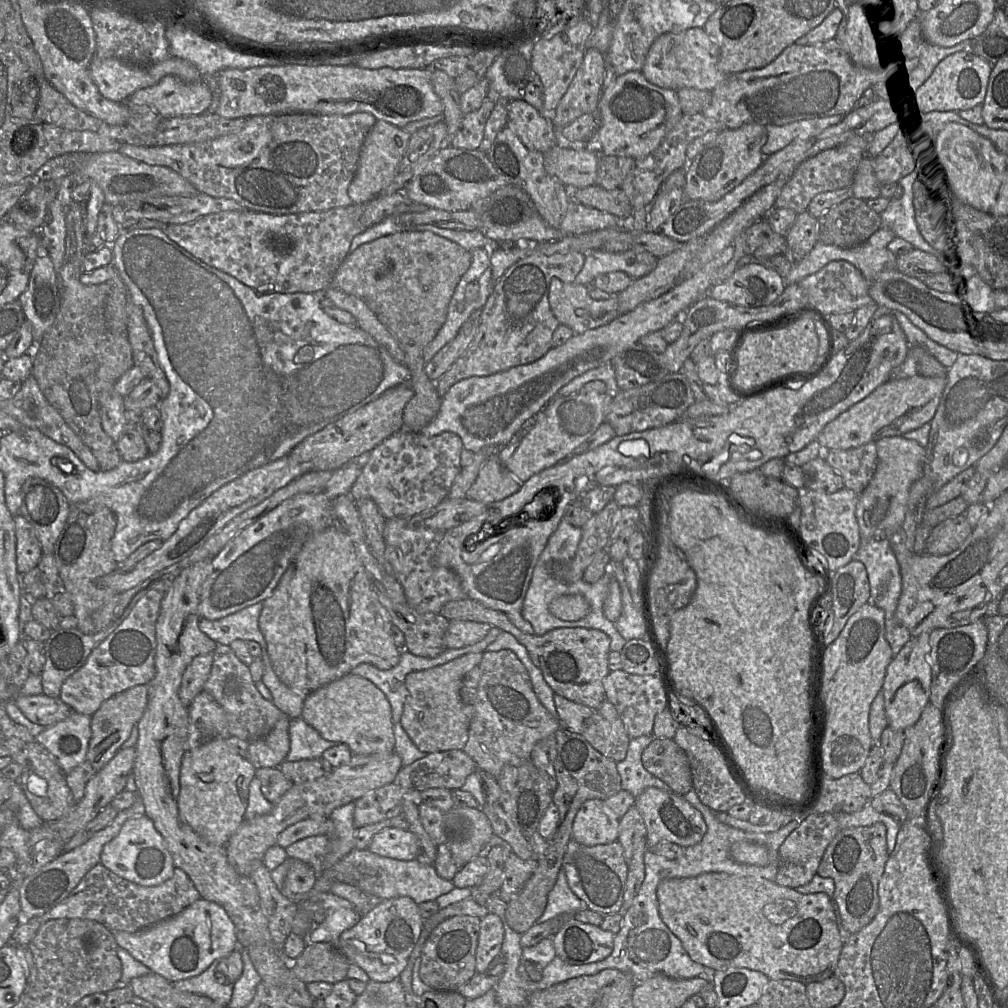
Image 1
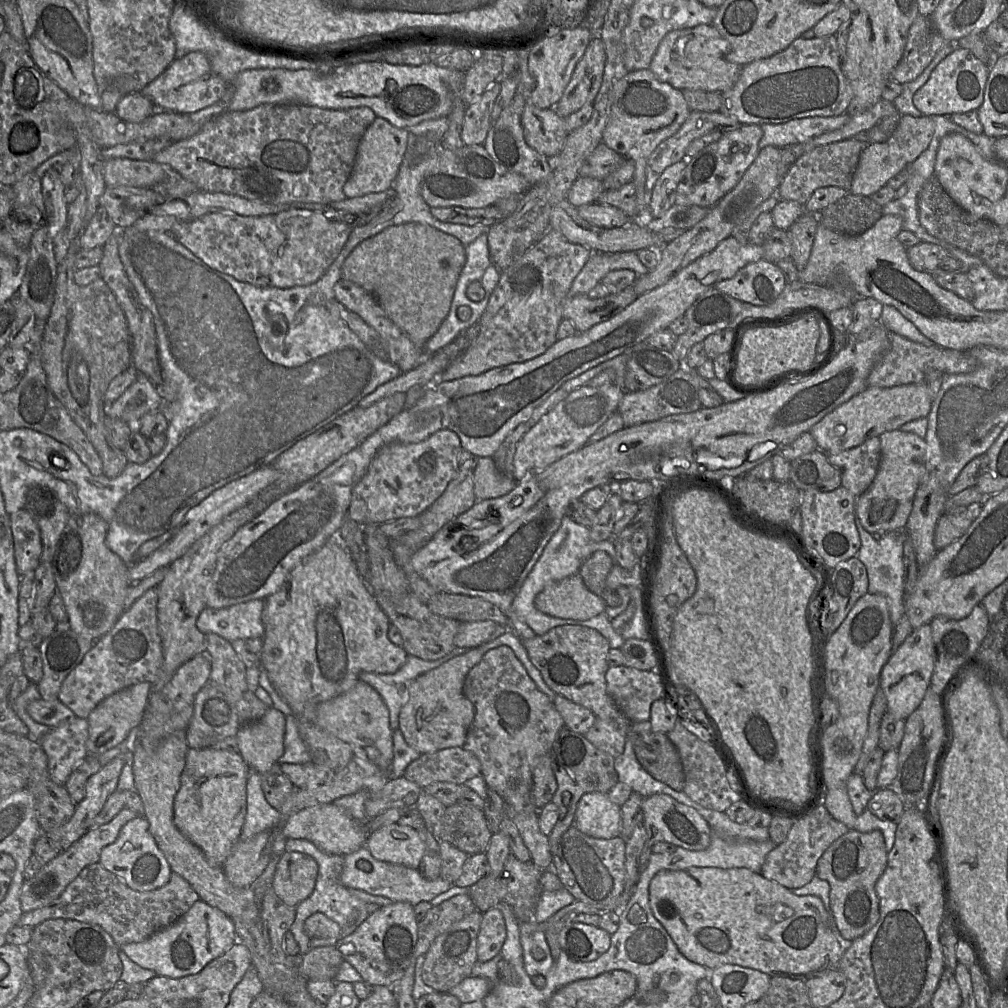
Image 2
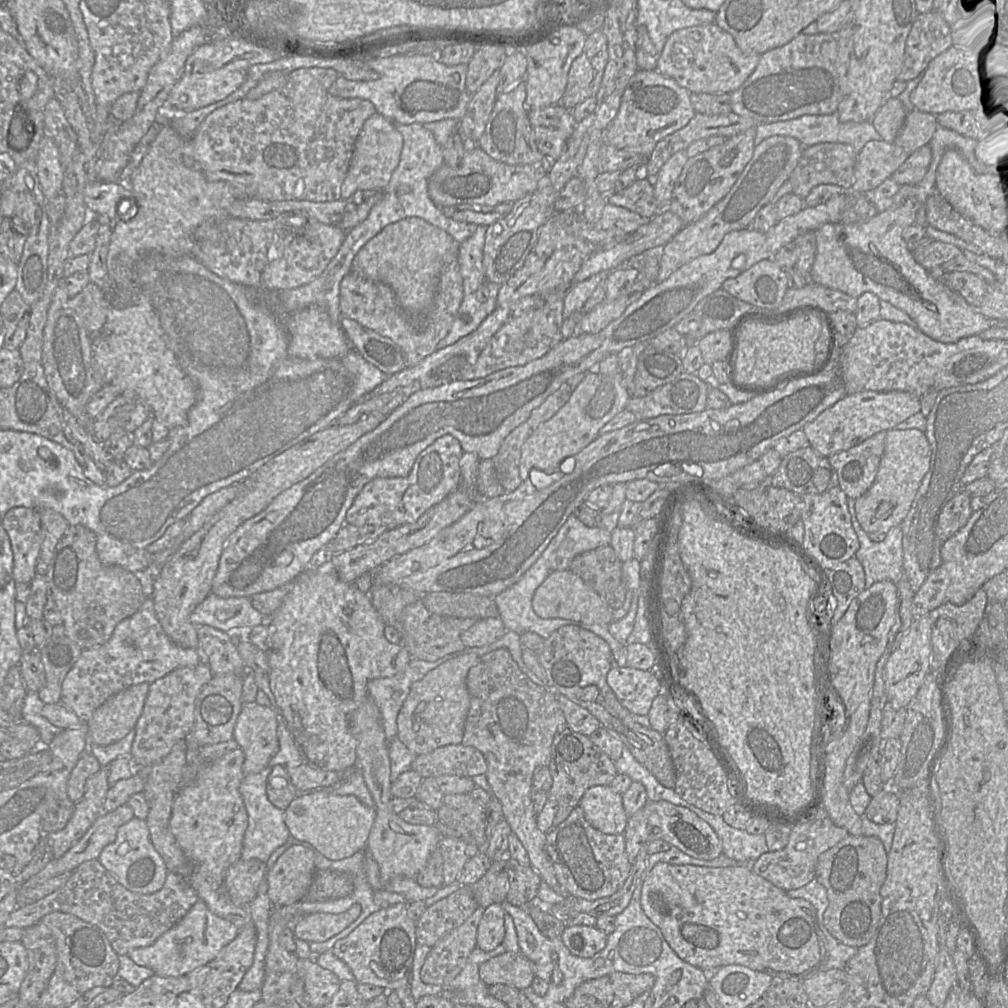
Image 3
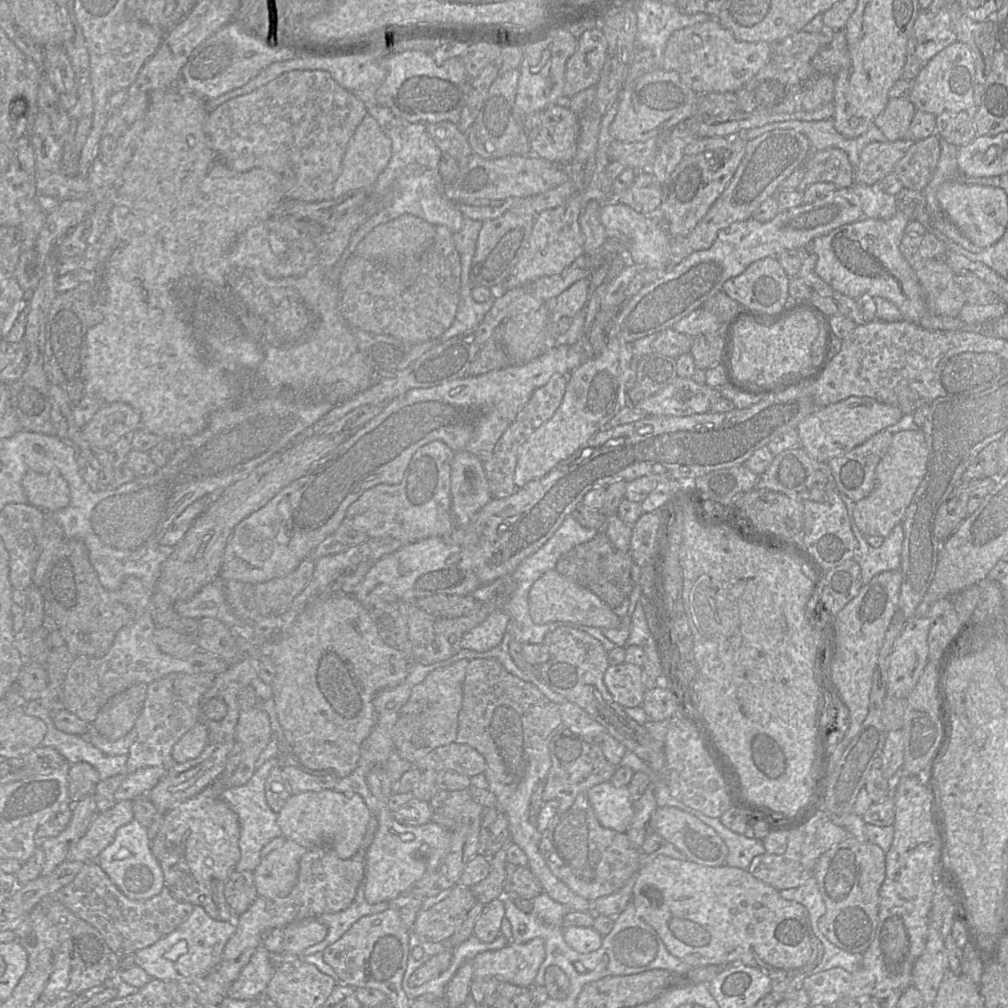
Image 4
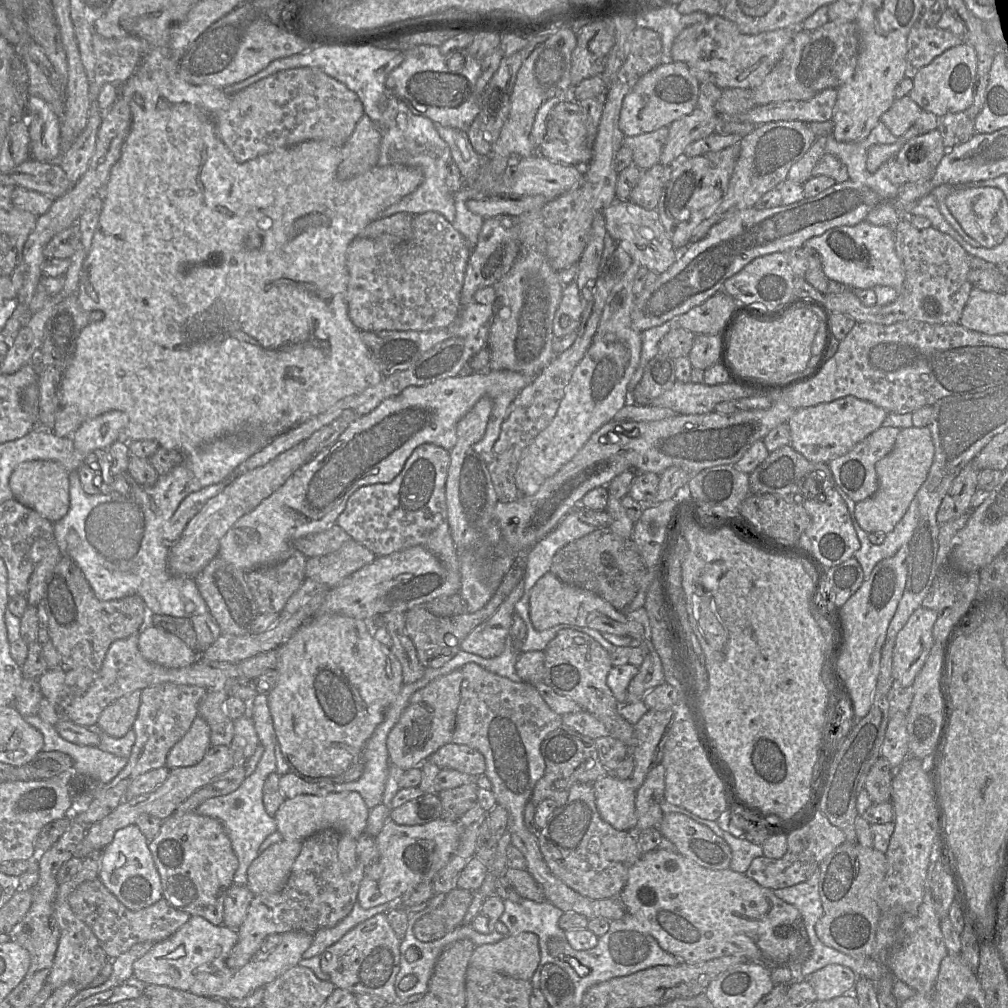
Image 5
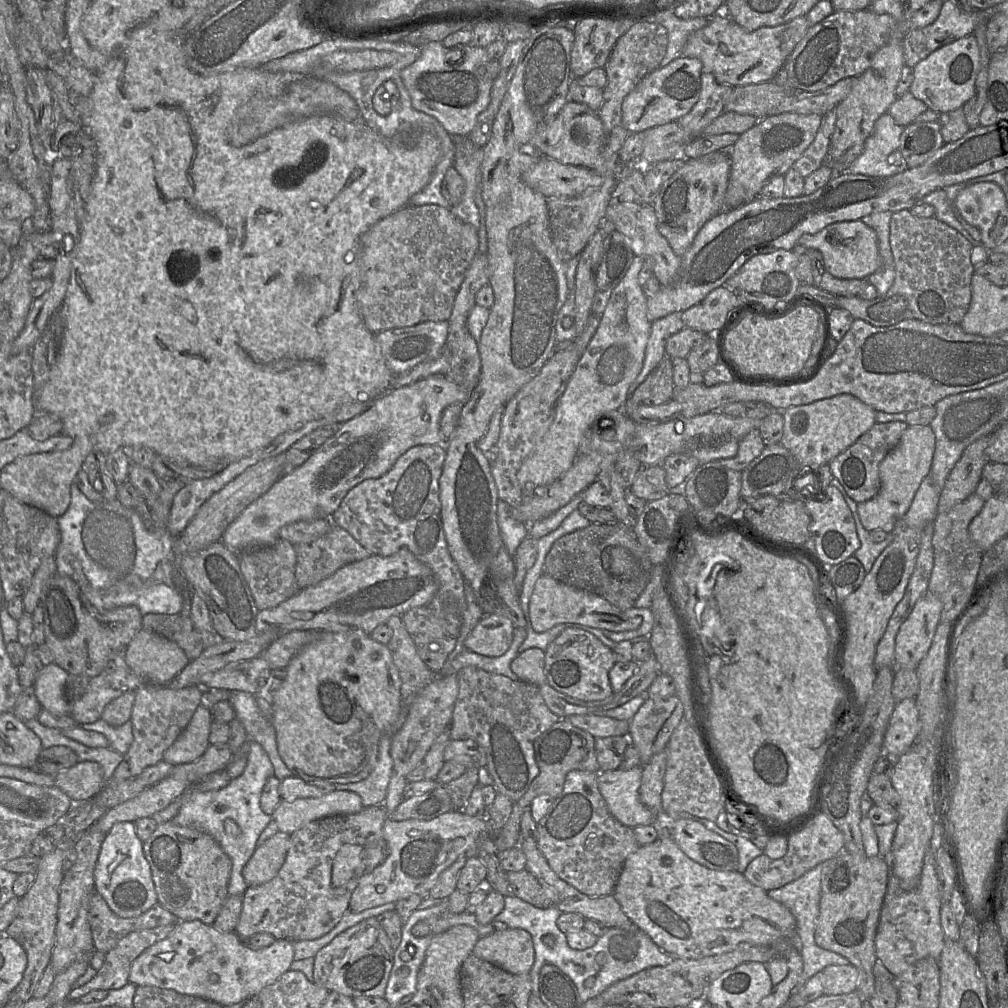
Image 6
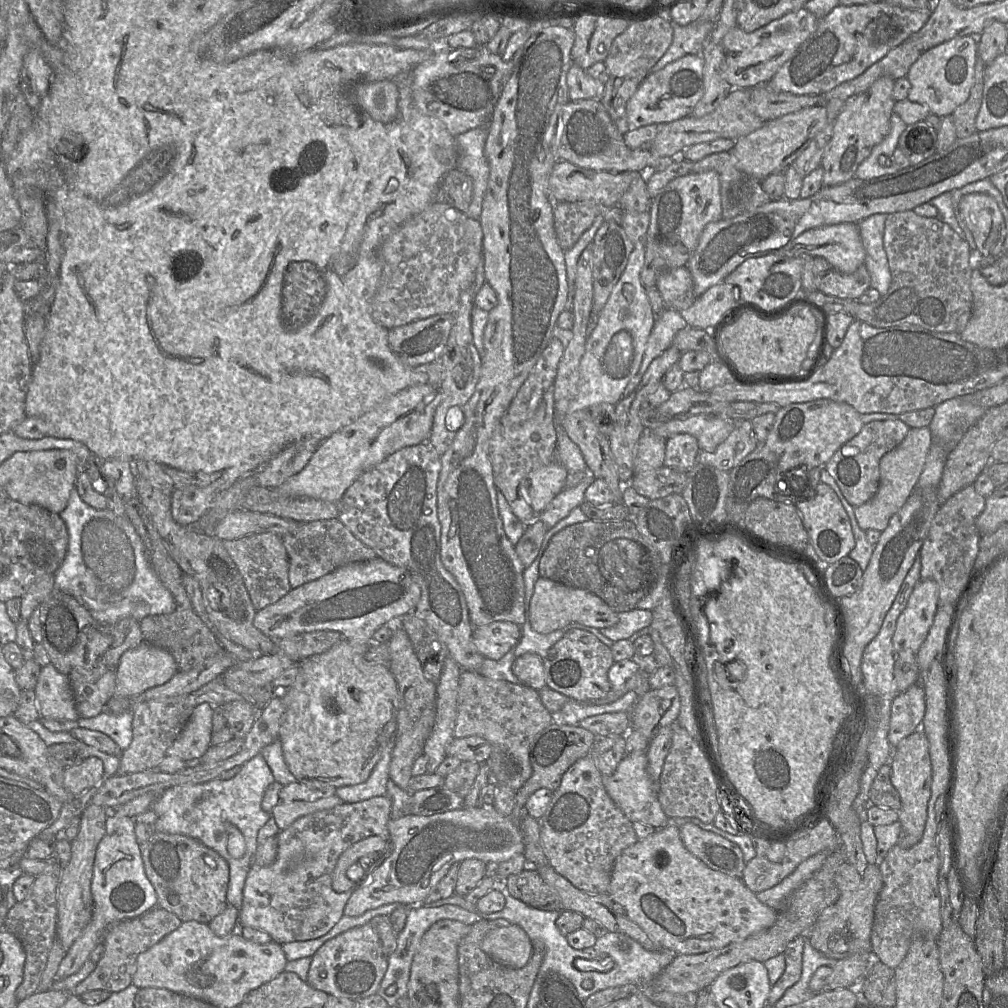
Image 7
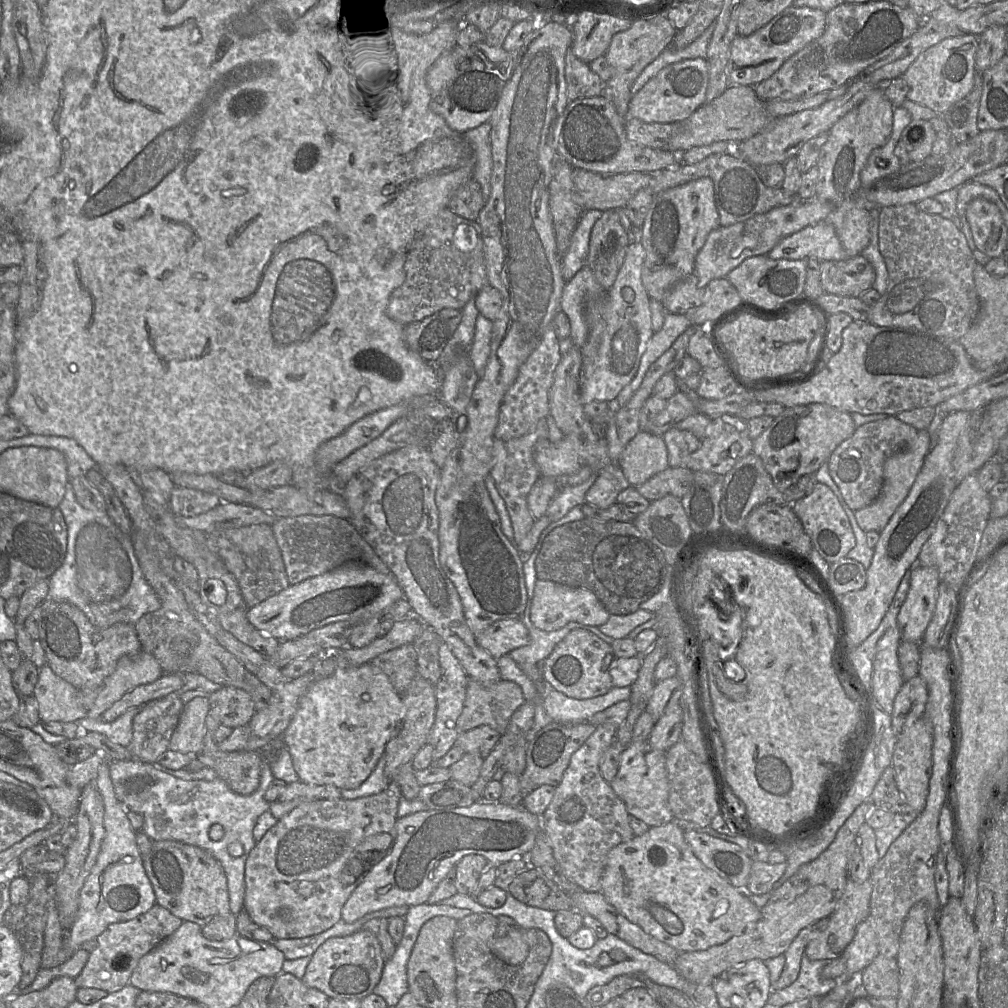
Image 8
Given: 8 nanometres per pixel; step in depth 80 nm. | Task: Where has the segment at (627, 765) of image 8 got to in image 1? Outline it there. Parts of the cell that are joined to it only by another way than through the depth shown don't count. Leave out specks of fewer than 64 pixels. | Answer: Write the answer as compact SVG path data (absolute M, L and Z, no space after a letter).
M600 799L585 801L579 808L572 827L572 838L580 844L595 846L618 840L620 820Z

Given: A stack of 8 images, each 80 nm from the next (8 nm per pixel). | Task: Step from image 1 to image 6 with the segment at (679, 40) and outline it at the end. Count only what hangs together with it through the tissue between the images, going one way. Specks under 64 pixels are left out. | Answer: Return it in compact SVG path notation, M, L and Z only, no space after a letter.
M723 11L712 16L708 25L693 32L682 50L682 57L697 58L702 63L702 72L712 73L721 84L743 87L773 81L779 69L796 45L804 38L809 24L805 16L797 17L774 27L761 27L753 32L746 31Z

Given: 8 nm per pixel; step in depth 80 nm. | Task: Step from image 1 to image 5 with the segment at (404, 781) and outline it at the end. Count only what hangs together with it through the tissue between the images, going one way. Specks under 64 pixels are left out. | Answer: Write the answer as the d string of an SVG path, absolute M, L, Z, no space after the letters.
M448 743L428 759L441 769L453 769L477 778L485 773L484 756L467 745Z

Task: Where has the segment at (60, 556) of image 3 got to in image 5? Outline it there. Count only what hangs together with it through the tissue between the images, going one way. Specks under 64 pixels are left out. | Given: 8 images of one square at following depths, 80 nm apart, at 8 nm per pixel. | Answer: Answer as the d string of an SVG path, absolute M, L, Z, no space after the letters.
M66 556L47 575L40 603L47 613L49 638L61 657L65 673L66 669L78 667L99 671L111 644L138 634L149 618L145 603L138 595L111 601L97 599L81 569Z

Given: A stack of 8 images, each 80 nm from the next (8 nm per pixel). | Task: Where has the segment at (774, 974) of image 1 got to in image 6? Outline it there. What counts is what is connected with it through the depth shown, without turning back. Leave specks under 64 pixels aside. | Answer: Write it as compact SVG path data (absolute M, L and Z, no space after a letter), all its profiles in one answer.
M662 834L655 842L640 846L635 852L631 853L625 860L623 869L616 884L613 896L620 904L623 912L632 920L634 925L650 936L654 943L664 952L674 958L700 959L707 956L722 954L734 950L740 944L754 944L769 946L774 950L774 957L783 956L788 958L788 951L797 948L796 921L791 911L770 898L767 891L750 883L743 873L735 871L718 871L707 868L689 858L667 834Z

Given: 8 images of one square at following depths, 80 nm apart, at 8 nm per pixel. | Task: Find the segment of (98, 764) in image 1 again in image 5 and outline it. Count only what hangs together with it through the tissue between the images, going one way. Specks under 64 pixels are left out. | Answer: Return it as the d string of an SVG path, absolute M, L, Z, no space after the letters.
M142 690L133 691L109 704L100 714L97 725L114 738L125 736L137 717L141 693Z

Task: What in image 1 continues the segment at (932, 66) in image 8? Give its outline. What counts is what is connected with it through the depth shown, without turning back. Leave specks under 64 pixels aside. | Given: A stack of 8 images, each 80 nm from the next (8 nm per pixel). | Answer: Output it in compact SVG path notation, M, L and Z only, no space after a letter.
M960 51L939 62L916 95L920 114L959 112L982 105L986 96L992 66L972 51Z

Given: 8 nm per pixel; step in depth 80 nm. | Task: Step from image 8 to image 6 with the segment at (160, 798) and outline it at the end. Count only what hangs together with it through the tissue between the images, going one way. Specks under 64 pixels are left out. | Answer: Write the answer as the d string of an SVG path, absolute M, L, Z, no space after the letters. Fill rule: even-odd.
M255 741L250 742L247 754L247 763L243 773L230 781L219 790L200 792L189 788L181 797L181 806L178 814L172 820L182 827L192 827L209 834L230 857L232 870L228 885L228 894L242 896L247 889L242 871L248 860L257 848L256 843L272 820L272 816L265 814L260 807L260 797L266 781L274 776L274 767L264 749ZM233 820L240 828L237 837L228 836L224 829L224 822Z

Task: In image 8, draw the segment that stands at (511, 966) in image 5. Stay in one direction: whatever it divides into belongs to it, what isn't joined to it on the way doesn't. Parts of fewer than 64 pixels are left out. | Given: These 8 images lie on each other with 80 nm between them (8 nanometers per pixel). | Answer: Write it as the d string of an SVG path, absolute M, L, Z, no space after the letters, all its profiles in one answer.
M515 927L505 936L494 938L489 942L491 952L510 965L522 964L529 954L529 946L520 929Z

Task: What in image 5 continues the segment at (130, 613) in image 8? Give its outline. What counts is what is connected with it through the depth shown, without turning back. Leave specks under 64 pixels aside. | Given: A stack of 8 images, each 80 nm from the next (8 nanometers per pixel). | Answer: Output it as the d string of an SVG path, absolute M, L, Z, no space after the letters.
M268 423L268 424L261 424L261 425L253 425L248 424L244 425L235 431L223 435L211 442L201 444L197 447L194 447L188 451L185 451L183 453L182 461L172 468L171 471L169 471L165 475L158 476L158 479L152 486L142 486L137 485L135 488L133 488L130 492L127 494L119 494L117 492L110 492L108 494L96 494L96 495L88 495L84 492L79 475L77 470L73 470L69 473L69 497L70 497L70 506L67 514L58 520L57 522L53 523L54 527L54 535L55 535L55 541L59 547L60 553L63 556L71 558L74 563L81 569L84 577L86 578L87 582L91 586L95 596L100 601L111 601L116 599L121 599L127 596L131 595L138 595L140 596L147 608L147 611L149 614L160 614L160 615L169 615L174 617L184 617L191 619L192 617L196 616L196 613L207 613L208 607L206 604L203 604L203 602L199 599L199 597L196 595L196 583L193 578L190 577L182 577L182 576L175 576L170 573L168 569L168 555L170 550L170 545L167 544L163 539L163 532L164 532L164 526L169 521L169 519L172 517L176 509L178 508L181 501L188 496L190 493L198 491L206 486L217 484L221 481L223 481L225 478L227 478L241 463L249 459L251 456L255 455L256 453L262 451L265 447L267 447L273 439L275 439L280 434L284 433L287 430L282 431L281 424L280 423Z

